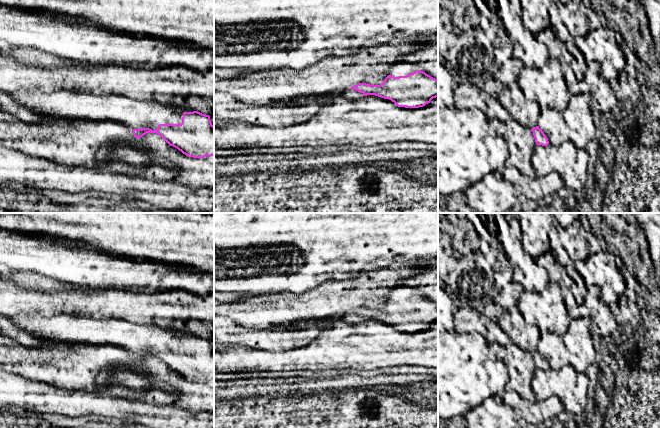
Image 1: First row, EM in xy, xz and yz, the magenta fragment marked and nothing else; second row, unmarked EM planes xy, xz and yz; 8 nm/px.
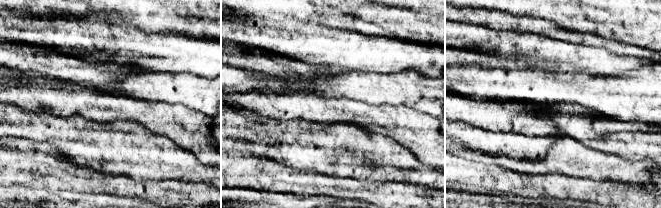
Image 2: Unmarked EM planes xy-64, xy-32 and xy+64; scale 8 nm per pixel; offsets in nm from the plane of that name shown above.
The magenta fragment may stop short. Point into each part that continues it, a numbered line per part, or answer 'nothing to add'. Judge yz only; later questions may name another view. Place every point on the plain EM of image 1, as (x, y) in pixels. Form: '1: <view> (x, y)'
1: yz (526, 336)

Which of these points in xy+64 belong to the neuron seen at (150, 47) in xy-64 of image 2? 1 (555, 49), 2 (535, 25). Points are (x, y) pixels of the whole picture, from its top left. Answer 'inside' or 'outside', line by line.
1: inside
2: outside

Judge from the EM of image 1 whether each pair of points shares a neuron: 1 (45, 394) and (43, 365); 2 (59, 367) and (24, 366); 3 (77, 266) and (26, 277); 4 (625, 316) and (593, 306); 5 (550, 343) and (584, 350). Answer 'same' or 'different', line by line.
1: different
2: same
3: different
4: different
5: same

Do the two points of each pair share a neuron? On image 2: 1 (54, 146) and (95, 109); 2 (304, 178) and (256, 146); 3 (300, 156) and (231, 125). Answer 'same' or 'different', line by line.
1: different
2: different
3: same

